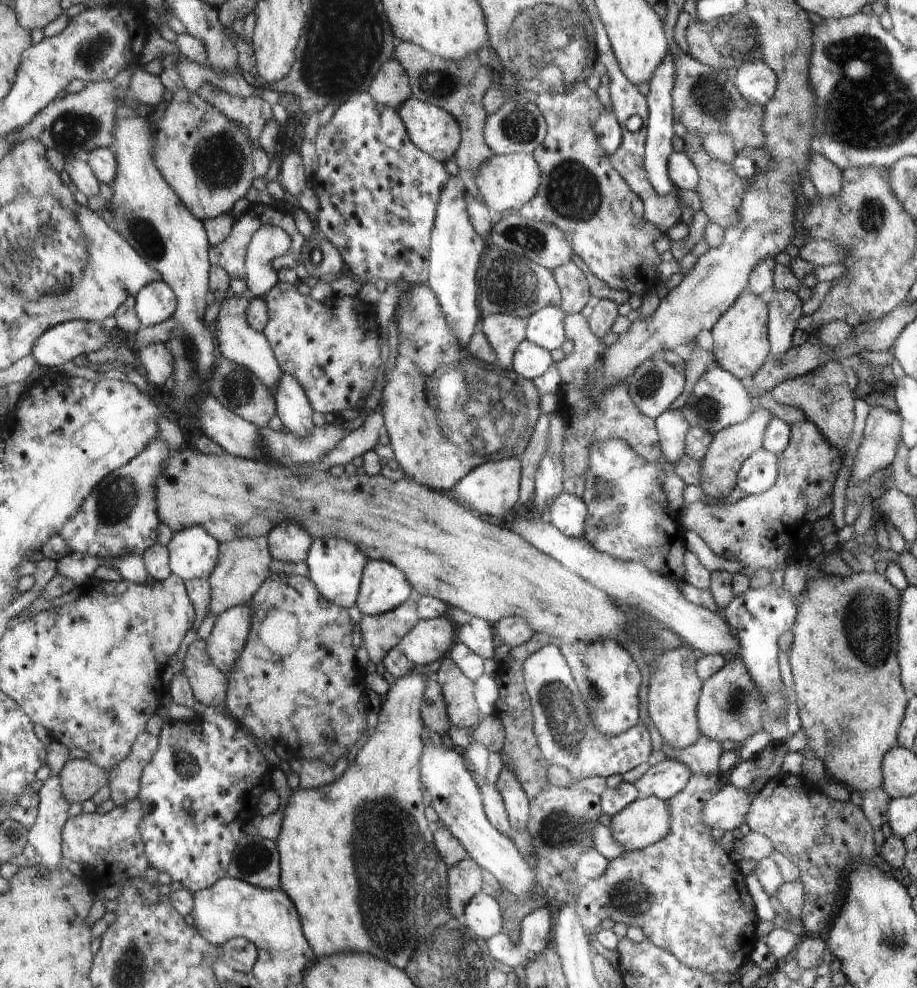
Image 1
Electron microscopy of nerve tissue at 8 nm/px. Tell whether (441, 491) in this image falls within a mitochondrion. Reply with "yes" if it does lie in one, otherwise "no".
no

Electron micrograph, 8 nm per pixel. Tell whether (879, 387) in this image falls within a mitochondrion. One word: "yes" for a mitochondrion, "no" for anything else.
yes

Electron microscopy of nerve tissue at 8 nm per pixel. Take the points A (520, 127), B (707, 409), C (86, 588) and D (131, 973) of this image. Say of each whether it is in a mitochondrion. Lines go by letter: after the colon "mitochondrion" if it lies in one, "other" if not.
A: mitochondrion
B: mitochondrion
C: other
D: mitochondrion

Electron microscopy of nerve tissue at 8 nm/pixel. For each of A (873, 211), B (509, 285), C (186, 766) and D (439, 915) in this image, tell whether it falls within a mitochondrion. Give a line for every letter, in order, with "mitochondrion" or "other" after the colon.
A: mitochondrion
B: mitochondrion
C: mitochondrion
D: mitochondrion

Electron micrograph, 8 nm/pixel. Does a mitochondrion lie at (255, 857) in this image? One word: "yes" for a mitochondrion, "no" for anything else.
yes

